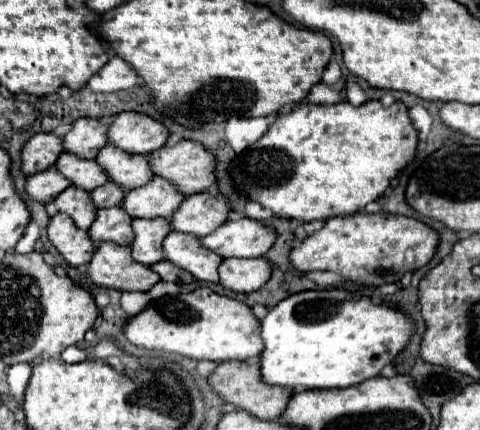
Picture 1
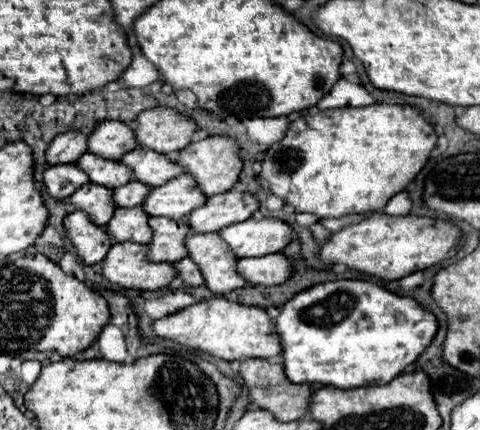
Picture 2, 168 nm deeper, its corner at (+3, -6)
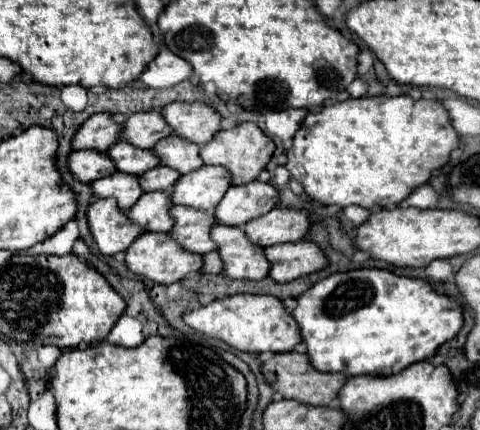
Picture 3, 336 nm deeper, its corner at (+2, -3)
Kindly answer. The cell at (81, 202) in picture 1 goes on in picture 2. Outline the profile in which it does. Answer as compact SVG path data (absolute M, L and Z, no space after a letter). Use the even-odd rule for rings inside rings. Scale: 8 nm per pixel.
M91 182L83 184L81 188L77 188L77 192L73 192L71 206L75 210L85 212L91 218L91 222L97 226L105 226L115 210L111 200L111 190Z

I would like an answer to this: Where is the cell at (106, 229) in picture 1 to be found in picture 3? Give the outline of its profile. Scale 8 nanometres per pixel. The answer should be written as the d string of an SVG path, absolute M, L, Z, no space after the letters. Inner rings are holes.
M150 191L138 199L138 205L128 211L128 217L142 225L146 231L168 233L174 227L174 221L170 221L170 207L170 193Z

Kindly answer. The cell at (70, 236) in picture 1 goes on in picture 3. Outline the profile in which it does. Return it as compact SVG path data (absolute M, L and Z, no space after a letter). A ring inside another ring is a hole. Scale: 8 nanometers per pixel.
M96 199L86 215L102 255L116 255L126 251L138 235L146 233L140 225L132 225L128 215L118 209L114 199Z

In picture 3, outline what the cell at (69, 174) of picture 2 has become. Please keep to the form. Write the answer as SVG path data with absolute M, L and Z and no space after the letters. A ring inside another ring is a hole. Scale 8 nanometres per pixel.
M96 149L74 151L70 155L68 165L70 165L70 171L76 175L76 179L82 183L92 183L116 171L110 157L106 157L106 151L96 151Z

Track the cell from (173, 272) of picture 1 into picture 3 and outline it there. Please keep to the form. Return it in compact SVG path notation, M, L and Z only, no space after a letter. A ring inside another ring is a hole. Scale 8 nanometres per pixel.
M212 251L212 253L204 255L202 271L206 271L206 273L220 273L222 271L222 261L218 257L218 251Z

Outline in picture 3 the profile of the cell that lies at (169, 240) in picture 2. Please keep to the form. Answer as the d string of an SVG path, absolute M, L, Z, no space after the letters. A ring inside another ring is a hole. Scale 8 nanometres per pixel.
M180 205L180 207L174 207L170 213L176 221L172 229L172 237L184 249L202 253L202 255L218 249L214 241L210 241L210 229L216 223L212 211L200 211L200 209L190 209Z

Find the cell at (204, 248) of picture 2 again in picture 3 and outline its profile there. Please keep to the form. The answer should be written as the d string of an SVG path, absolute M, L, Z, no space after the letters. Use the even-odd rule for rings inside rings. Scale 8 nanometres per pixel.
M214 225L212 239L218 243L218 253L224 261L224 275L232 279L264 279L270 263L260 245L254 245L240 227Z

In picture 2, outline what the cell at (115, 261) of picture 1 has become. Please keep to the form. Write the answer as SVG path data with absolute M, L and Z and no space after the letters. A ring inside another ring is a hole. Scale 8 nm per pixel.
M135 242L113 244L107 252L101 274L107 282L117 284L125 290L161 290L175 278L173 264L151 264L147 262L147 246Z

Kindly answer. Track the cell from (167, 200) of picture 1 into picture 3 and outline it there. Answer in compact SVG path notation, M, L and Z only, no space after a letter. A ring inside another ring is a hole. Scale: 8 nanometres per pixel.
M206 165L188 175L182 175L172 187L172 203L214 211L214 205L230 187L230 173L220 165Z

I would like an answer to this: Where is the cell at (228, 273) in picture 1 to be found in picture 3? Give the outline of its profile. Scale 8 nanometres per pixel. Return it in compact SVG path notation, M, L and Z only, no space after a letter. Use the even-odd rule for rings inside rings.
M304 239L296 243L278 243L274 247L268 247L266 257L272 263L270 277L278 283L294 281L328 265L324 251L316 243Z

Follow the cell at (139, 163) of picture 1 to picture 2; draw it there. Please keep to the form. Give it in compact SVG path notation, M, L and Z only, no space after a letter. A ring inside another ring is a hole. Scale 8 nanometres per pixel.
M137 146L135 150L129 150L127 154L123 154L119 158L119 162L127 168L131 168L135 180L145 182L145 186L153 188L153 186L161 186L171 178L177 178L183 174L183 170L173 164L171 158L157 154L153 150L141 148Z

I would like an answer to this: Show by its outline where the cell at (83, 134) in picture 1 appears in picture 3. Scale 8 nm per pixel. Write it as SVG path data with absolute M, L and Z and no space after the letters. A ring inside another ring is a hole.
M158 111L134 113L124 123L122 131L122 139L140 149L152 149L160 139L168 135L172 135L172 129L166 125L166 119Z

